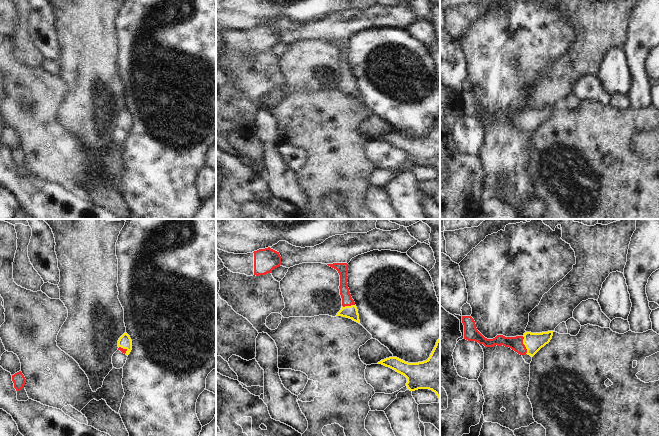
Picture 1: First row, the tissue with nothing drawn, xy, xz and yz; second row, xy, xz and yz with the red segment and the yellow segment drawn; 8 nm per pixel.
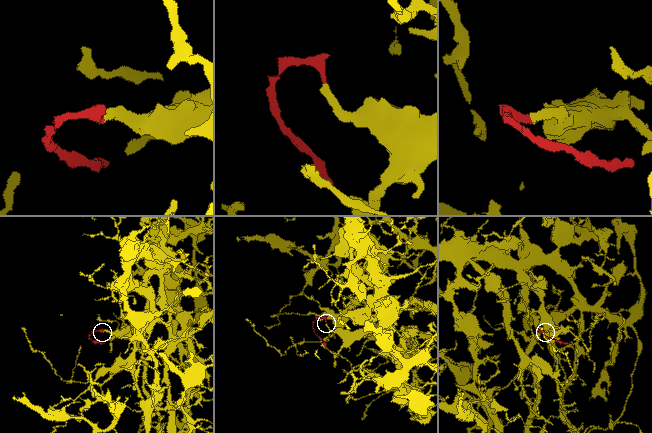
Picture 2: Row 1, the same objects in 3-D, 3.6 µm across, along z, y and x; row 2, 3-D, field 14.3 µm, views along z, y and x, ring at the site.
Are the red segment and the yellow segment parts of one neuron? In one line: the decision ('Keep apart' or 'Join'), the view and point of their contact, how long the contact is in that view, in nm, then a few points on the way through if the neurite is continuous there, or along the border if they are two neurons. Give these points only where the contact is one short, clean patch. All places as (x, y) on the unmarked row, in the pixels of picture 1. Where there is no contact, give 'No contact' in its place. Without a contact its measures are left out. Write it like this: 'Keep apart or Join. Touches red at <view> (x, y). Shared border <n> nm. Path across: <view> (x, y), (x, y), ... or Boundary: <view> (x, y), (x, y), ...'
Join. Touches red at yz (524, 121). Shared border 150 nm. Path across: yz (515, 119), (524, 121), (533, 118)

